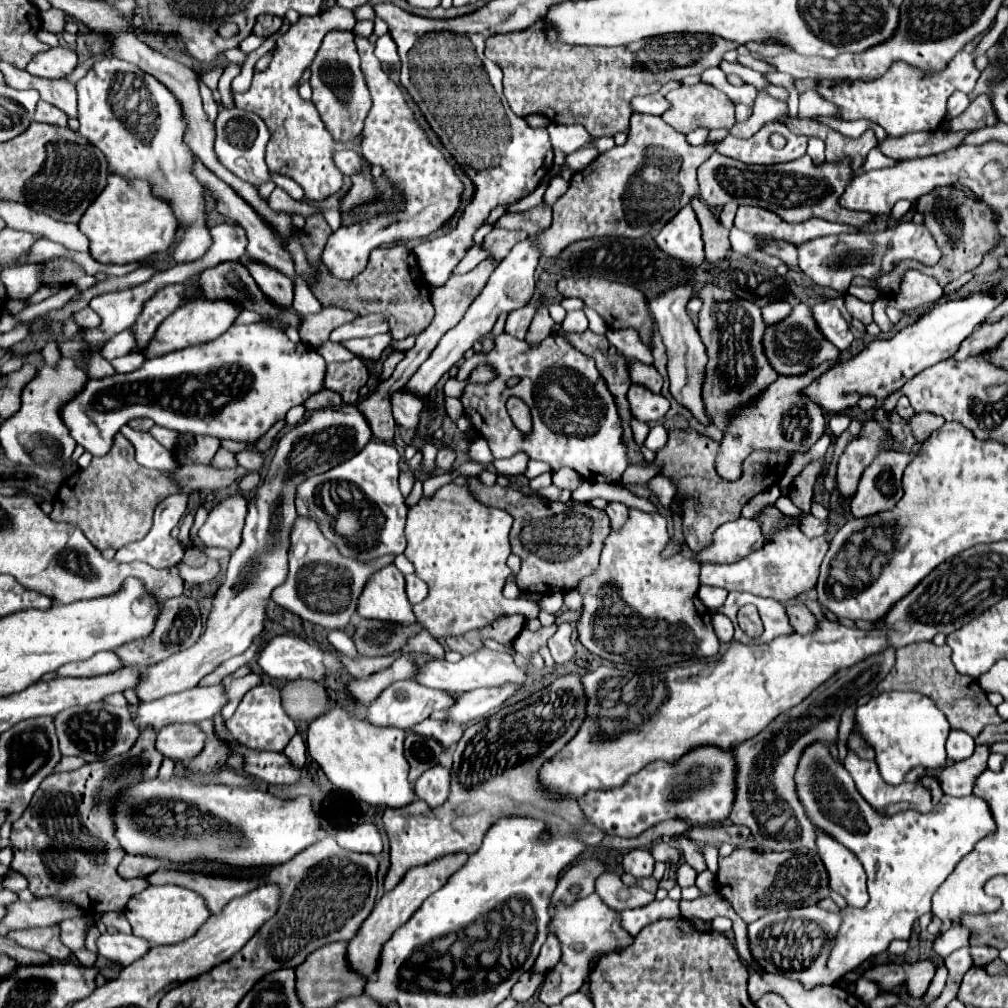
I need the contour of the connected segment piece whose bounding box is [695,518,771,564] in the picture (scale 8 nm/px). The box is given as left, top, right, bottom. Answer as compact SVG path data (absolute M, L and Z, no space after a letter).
M739 518L719 526L715 532L715 542L707 550L695 554L699 564L703 562L737 562L751 552L763 548L771 540L769 534L763 532L759 518Z

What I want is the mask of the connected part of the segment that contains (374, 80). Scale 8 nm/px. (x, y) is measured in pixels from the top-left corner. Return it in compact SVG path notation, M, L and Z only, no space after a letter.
M357 34L355 44L373 100L373 106L365 118L365 138L361 140L359 152L367 158L369 164L383 168L387 182L399 192L399 198L395 202L385 202L385 208L379 214L353 226L339 228L331 234L321 260L337 278L345 280L355 278L367 266L367 258L373 248L393 246L395 242L417 240L437 232L461 208L463 192L463 182L457 178L453 164L429 142L423 126L415 118L415 112L409 108L401 86L397 86L381 68L381 62L373 54L375 44Z

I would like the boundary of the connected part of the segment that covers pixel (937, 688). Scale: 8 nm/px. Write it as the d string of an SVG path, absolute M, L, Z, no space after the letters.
M915 642L911 646L897 650L895 656L897 656L897 662L895 662L893 670L887 674L887 678L883 682L879 682L877 690L915 690L915 692L921 692L937 704L937 708L947 716L951 728L963 730L963 732L971 734L973 738L977 738L985 726L1005 722L997 714L997 708L989 704L985 690L979 686L979 680L967 678L953 668L951 648L947 644L935 646L933 642Z

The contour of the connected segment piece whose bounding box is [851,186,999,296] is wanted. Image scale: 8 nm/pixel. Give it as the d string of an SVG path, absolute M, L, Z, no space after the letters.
M953 186L935 188L929 194L923 194L917 200L917 212L921 212L925 216L925 224L927 224L929 232L933 234L939 250L943 252L943 258L931 267L914 262L914 260L903 260L894 266L891 276L881 276L879 280L855 277L851 285L873 286L885 296L895 296L899 292L899 285L906 271L914 268L927 276L937 278L939 286L947 286L961 274L977 268L981 264L985 252L989 252L999 242L999 232L992 209L982 201L976 201L976 204L975 202L965 202L965 194Z

